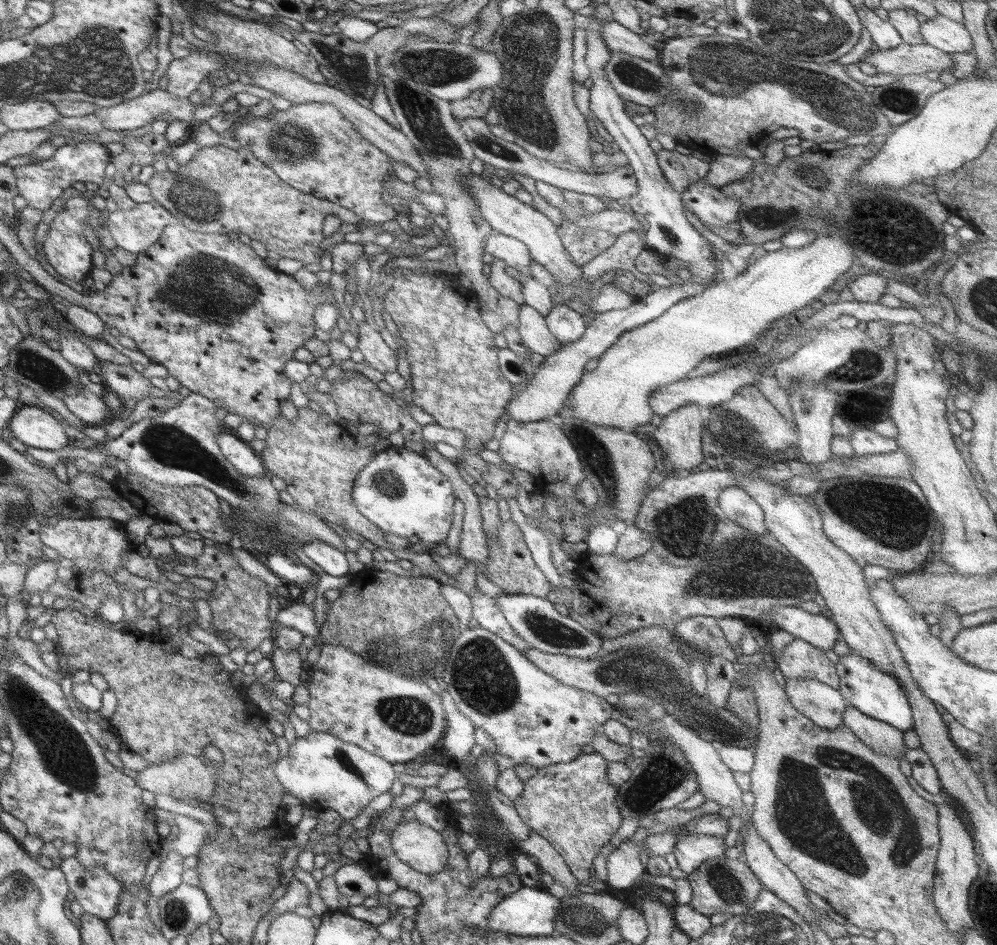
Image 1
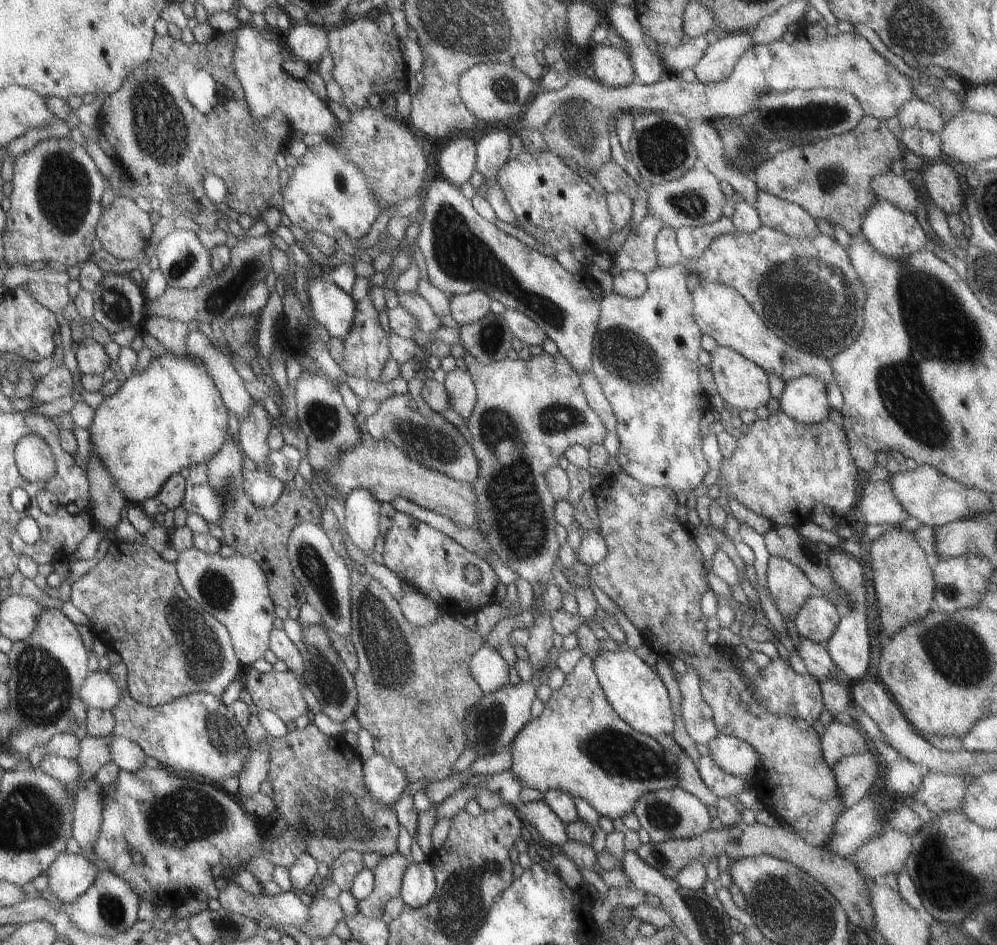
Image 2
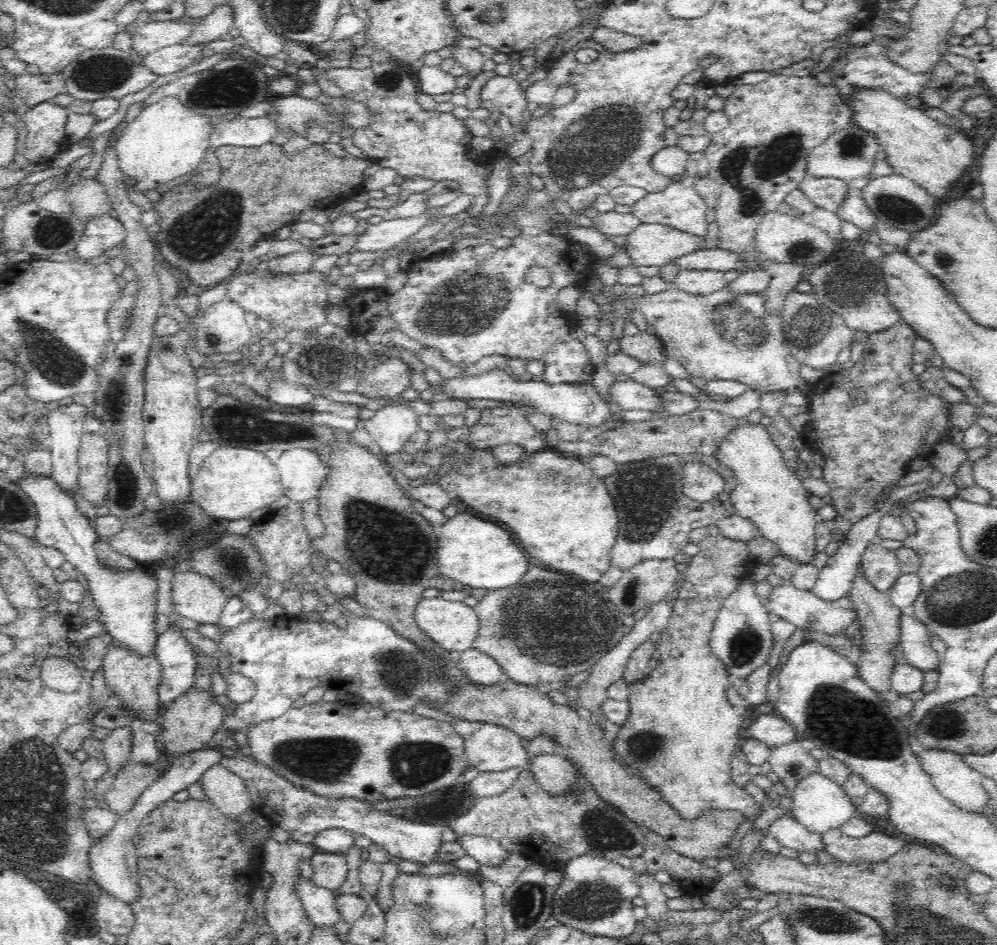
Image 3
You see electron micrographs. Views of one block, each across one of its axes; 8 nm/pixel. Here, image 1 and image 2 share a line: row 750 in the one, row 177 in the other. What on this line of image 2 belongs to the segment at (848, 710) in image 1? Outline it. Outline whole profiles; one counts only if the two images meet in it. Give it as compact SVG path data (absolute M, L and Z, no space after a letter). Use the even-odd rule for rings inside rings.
M893 172L875 176L871 180L871 190L875 190L877 200L887 200L903 212L915 214L915 210L917 210L919 194L905 176L895 176Z

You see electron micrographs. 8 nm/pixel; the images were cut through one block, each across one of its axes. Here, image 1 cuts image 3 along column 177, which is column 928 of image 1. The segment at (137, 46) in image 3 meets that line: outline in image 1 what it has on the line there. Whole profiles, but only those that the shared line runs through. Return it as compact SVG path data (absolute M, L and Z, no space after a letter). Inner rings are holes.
M935 16L933 20L923 22L919 26L919 34L923 38L923 44L929 44L945 54L973 50L973 44L971 44L971 38L965 26L955 24L945 16Z

